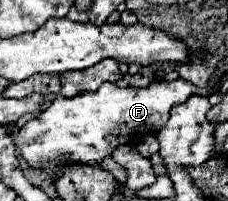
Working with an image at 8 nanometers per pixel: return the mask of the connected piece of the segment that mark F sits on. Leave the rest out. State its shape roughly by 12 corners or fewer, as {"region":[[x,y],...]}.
{"region":[[104,82],[56,96],[18,130],[30,166],[98,164],[198,90]]}

